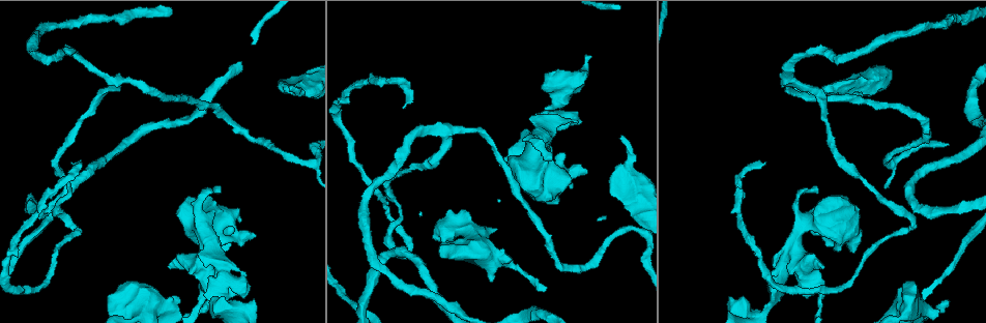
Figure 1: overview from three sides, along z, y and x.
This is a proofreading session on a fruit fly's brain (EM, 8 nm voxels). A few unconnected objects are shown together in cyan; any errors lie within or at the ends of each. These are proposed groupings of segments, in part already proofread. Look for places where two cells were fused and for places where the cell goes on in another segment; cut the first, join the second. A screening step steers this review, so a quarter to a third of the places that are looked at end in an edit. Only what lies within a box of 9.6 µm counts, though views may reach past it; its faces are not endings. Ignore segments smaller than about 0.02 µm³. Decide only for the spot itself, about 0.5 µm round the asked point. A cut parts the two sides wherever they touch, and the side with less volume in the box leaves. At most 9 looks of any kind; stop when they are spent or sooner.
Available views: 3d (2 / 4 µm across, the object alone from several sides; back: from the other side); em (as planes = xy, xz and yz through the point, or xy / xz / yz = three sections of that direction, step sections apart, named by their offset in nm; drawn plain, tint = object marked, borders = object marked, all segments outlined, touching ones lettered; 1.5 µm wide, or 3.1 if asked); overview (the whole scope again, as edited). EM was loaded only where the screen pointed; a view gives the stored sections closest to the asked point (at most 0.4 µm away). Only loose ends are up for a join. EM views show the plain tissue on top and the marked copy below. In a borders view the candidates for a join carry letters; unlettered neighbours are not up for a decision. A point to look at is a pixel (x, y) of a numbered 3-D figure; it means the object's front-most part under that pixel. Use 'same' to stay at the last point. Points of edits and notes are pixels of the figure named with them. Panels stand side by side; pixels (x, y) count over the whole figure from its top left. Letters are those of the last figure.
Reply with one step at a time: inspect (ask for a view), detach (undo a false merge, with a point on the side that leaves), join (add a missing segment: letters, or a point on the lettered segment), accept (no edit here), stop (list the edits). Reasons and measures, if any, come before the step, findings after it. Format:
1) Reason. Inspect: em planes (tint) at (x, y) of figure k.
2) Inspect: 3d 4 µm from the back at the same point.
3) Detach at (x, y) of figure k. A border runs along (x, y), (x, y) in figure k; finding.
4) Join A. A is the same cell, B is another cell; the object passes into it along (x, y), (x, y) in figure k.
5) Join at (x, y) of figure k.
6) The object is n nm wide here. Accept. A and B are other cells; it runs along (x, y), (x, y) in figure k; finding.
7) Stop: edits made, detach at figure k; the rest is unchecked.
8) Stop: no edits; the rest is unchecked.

An open end. Inspect: em xy step 8 (borders) at (796, 89) of figure 1.

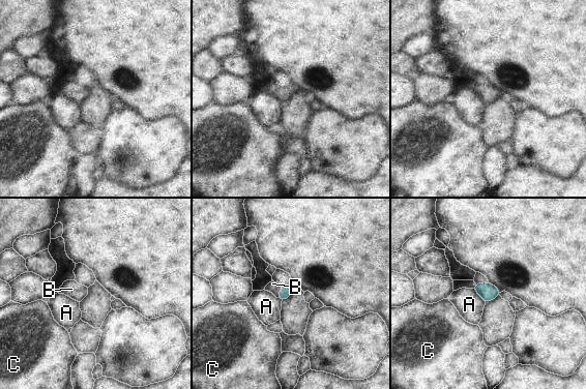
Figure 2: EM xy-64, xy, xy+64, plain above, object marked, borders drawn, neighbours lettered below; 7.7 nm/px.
Another direction. Inspect: em xz step 4 (borders) at the same point.

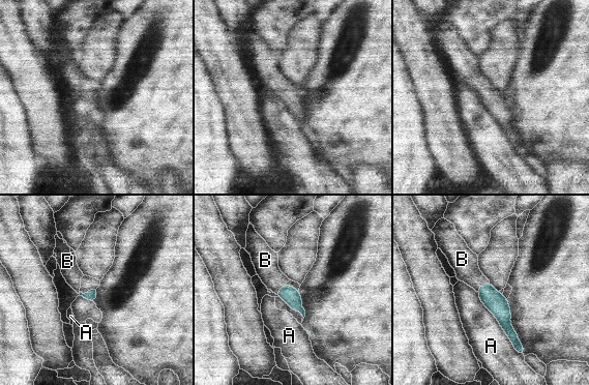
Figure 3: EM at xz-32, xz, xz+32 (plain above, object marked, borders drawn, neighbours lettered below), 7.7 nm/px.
Join at (462, 259) of figure 3. B is the same cell, A is another cell; the object passes into it along (496, 303), (481, 284), (462, 259) in figure 3; the cell continues.

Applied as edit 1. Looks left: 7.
Inspect: 3d 2 µm at (402, 108) of figure 1.

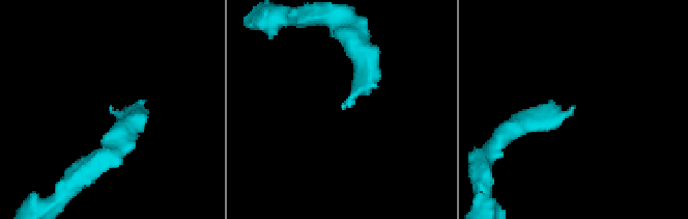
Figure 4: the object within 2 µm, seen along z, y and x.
Inspect: em yz step 4 (borders) at (574, 108) of figure 4.

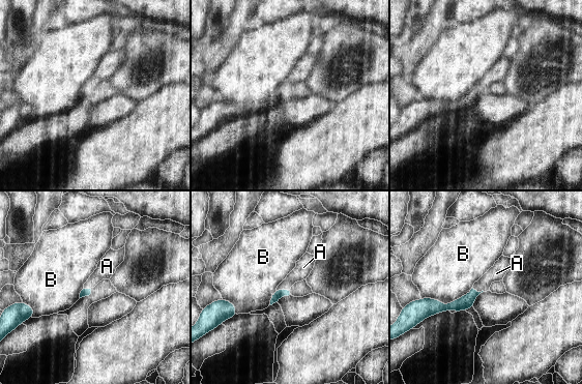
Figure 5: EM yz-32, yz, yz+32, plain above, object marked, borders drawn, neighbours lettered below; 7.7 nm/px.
The longest contact is with B, 400 nm. Join at (303, 267) of figure 5. A is the same cell, B is another cell; the object passes into it along (278, 294), (283, 289), (303, 267) in figure 5; it goes on there.

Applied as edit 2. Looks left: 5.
Inspect: overview.

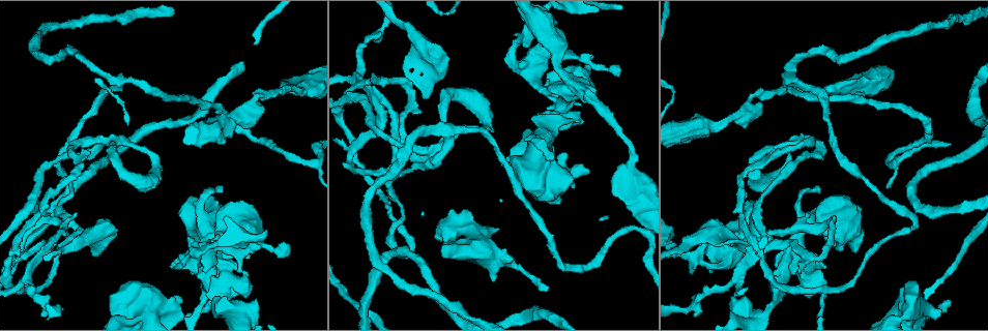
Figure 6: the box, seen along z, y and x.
Free end. Inspect: em planes (borders) at (534, 116) of figure 6.

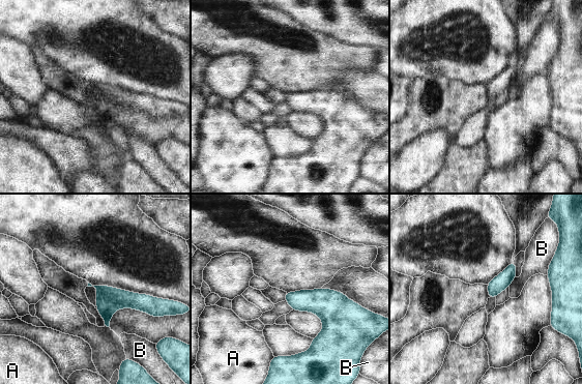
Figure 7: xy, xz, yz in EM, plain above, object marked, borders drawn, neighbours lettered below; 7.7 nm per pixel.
Accept. A and B are other cells; a border runs along (292, 309), (315, 314), (319, 333) in figure 7; no lettered segment goes on from it.

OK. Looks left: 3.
Thick end. Inspect: 3d 4 µm from the back at (226, 296) of figure 6.

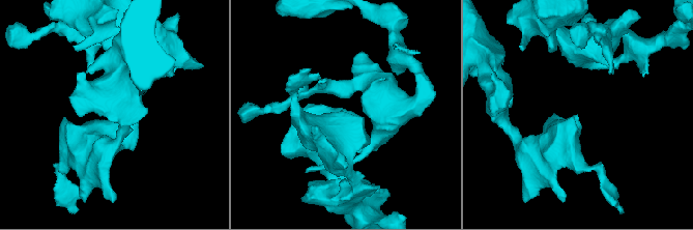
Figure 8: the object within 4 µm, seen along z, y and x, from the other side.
Need the tissue. Inspect: em planes (tint) at (575, 116) of figure 8.

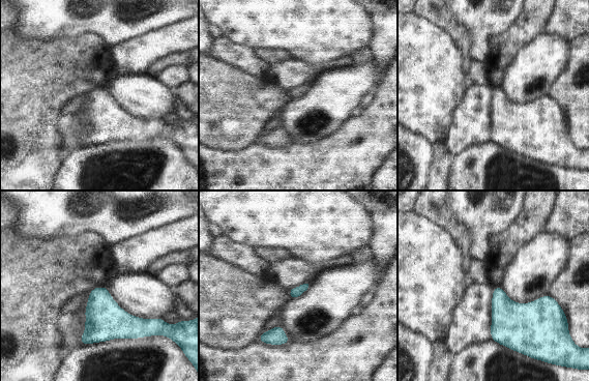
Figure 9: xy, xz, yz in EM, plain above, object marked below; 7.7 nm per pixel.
Inspect: em planes (borders) at the same point.

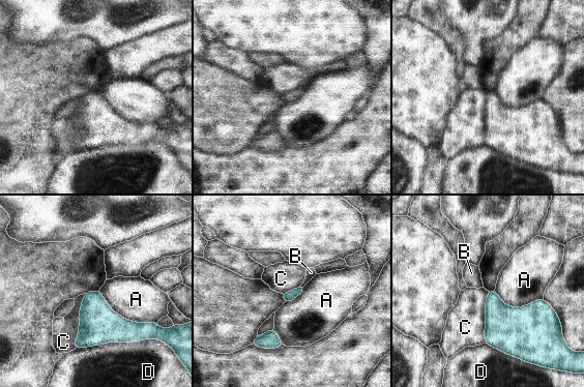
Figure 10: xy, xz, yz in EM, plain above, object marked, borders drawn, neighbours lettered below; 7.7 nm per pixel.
Accept. A, B, C and D are other cells; a border runs along (85, 294), (74, 349) in figure 10; no lettered segment goes on from it.

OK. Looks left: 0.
Stop: edits made, join at figure 3, join at figure 5; the rest is unchecked.

